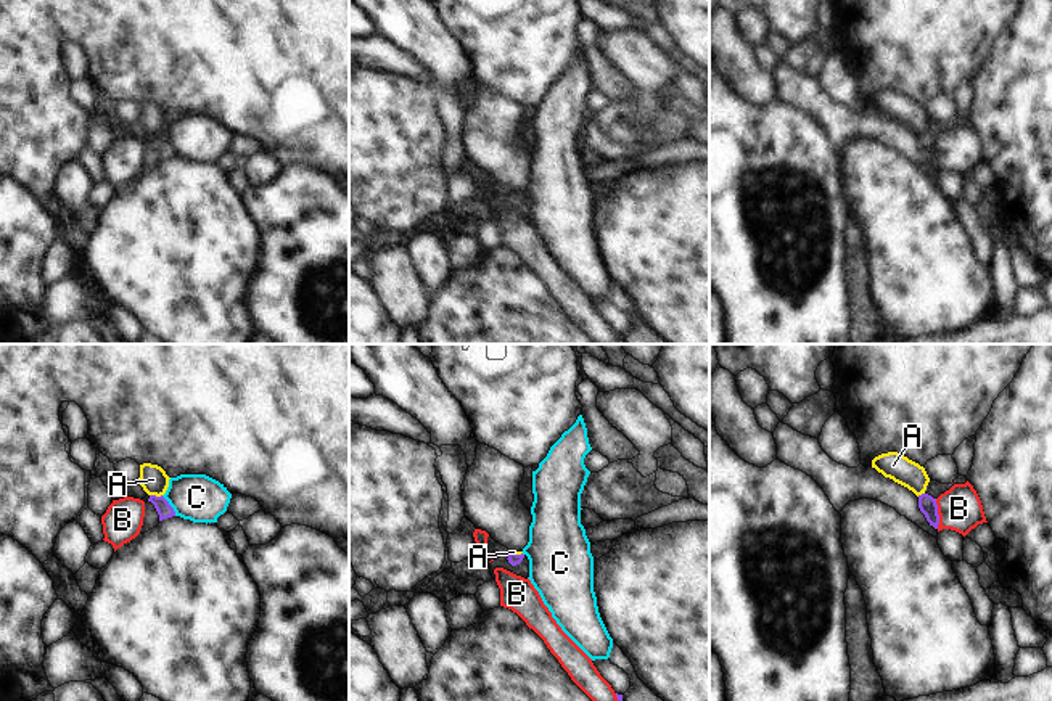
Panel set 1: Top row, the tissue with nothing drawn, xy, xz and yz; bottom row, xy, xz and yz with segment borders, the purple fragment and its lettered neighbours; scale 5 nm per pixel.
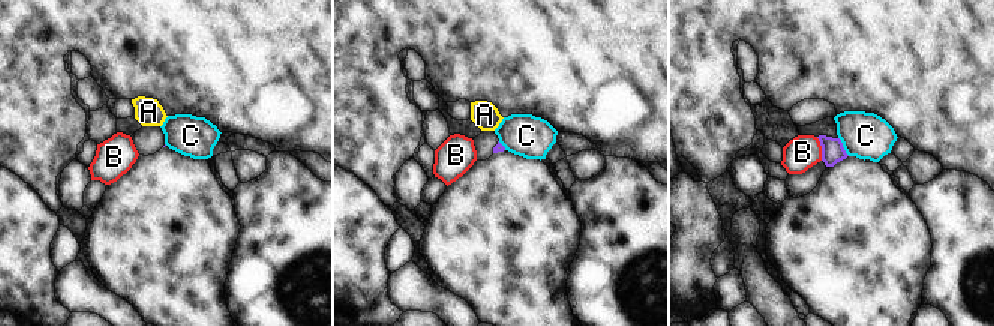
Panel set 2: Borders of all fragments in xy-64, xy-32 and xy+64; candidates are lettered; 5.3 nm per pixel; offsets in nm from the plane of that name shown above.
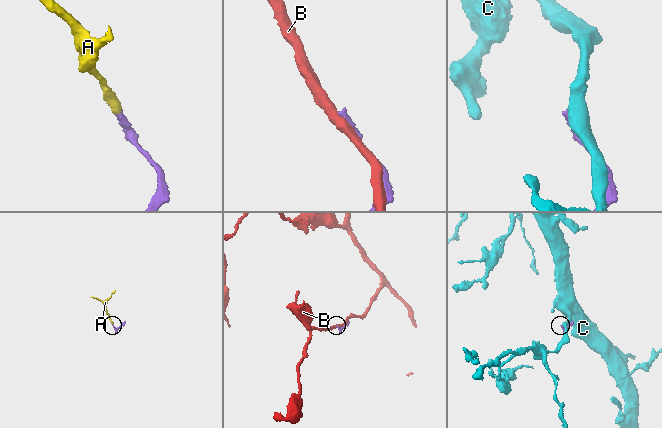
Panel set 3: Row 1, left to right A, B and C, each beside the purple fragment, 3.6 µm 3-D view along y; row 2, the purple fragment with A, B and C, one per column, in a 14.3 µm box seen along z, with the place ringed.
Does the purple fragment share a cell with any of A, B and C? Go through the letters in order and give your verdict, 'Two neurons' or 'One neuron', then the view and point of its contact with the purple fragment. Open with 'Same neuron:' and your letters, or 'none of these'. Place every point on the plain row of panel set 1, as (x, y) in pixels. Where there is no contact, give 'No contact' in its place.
Same neuron: A
A: One neuron. Touches purple at xy (155, 135)
B: Two neurons. Touches purple at yz (936, 153)
C: Two neurons. Touches purple at xy (169, 145)

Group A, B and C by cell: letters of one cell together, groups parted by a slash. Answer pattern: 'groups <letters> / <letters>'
groups A / B / C

